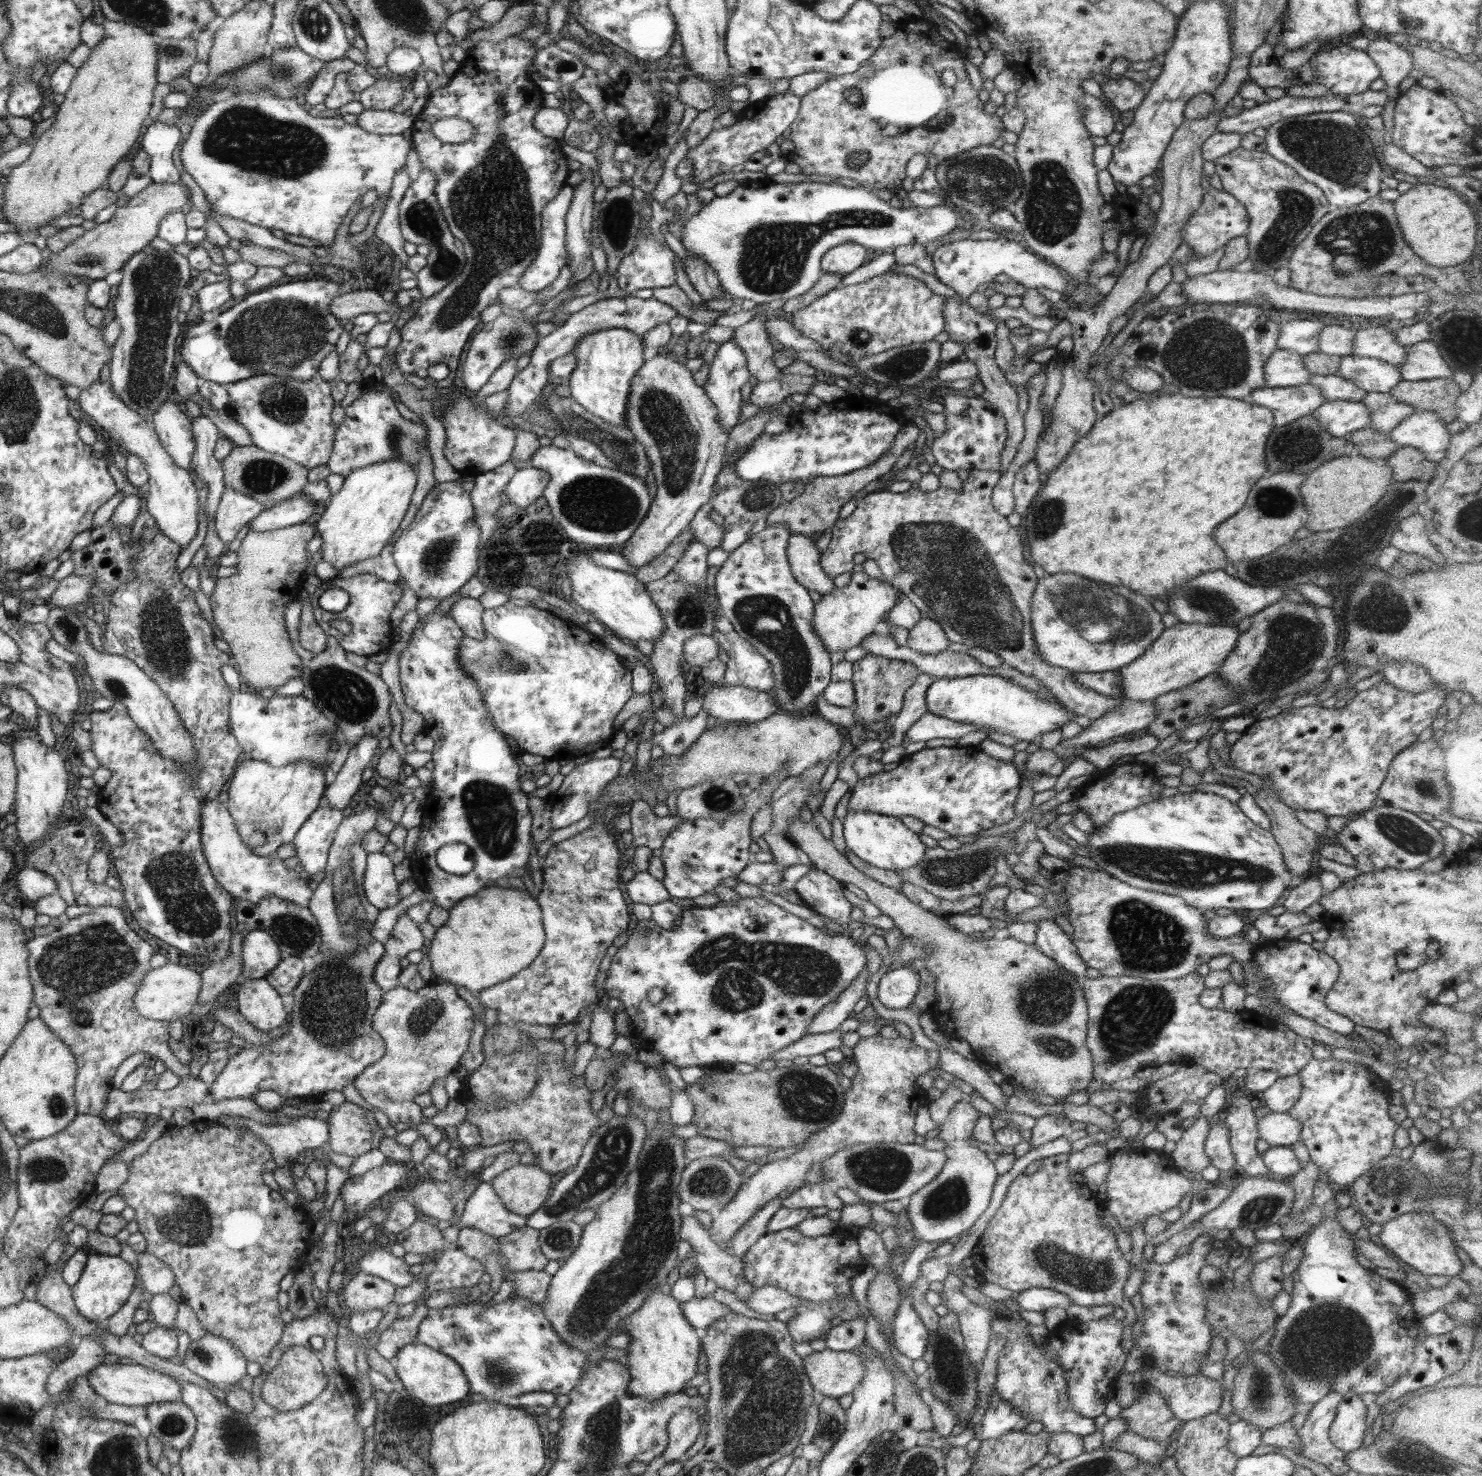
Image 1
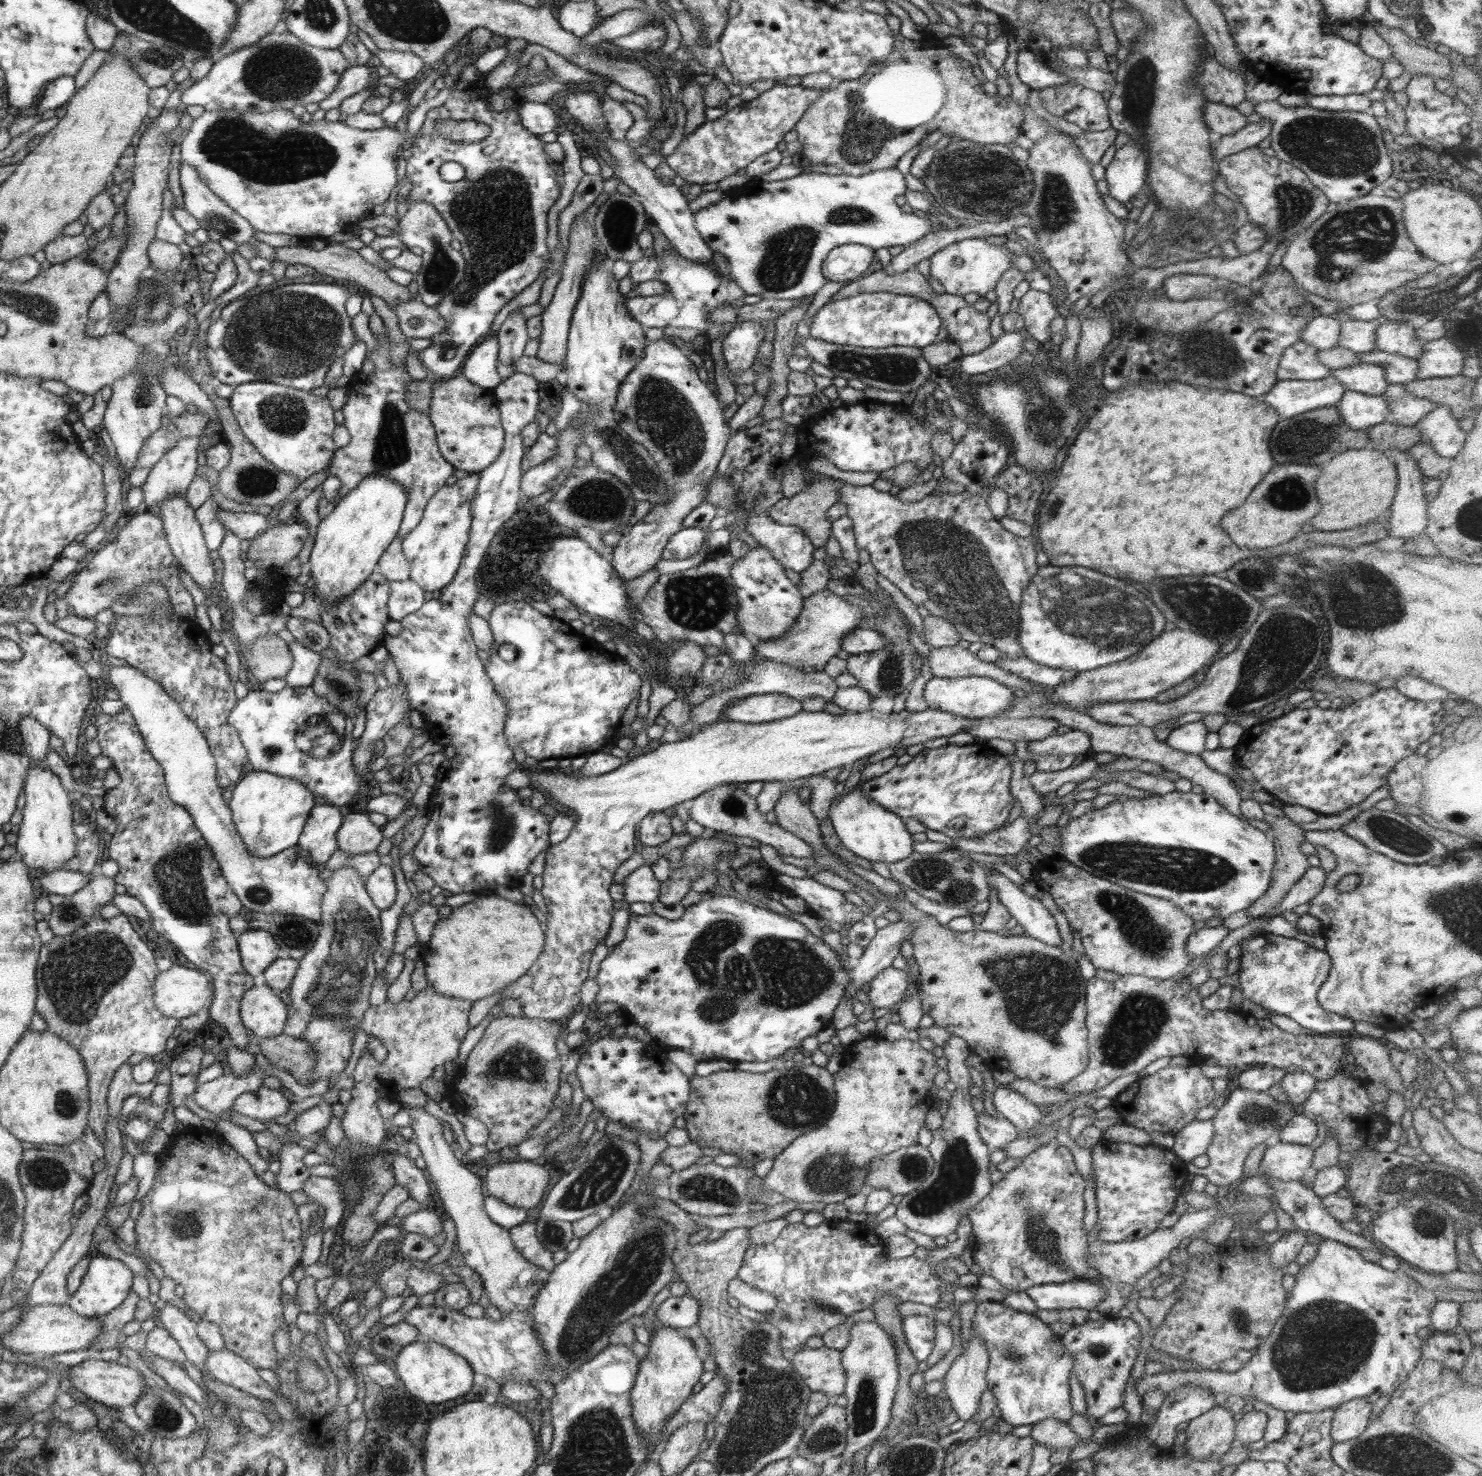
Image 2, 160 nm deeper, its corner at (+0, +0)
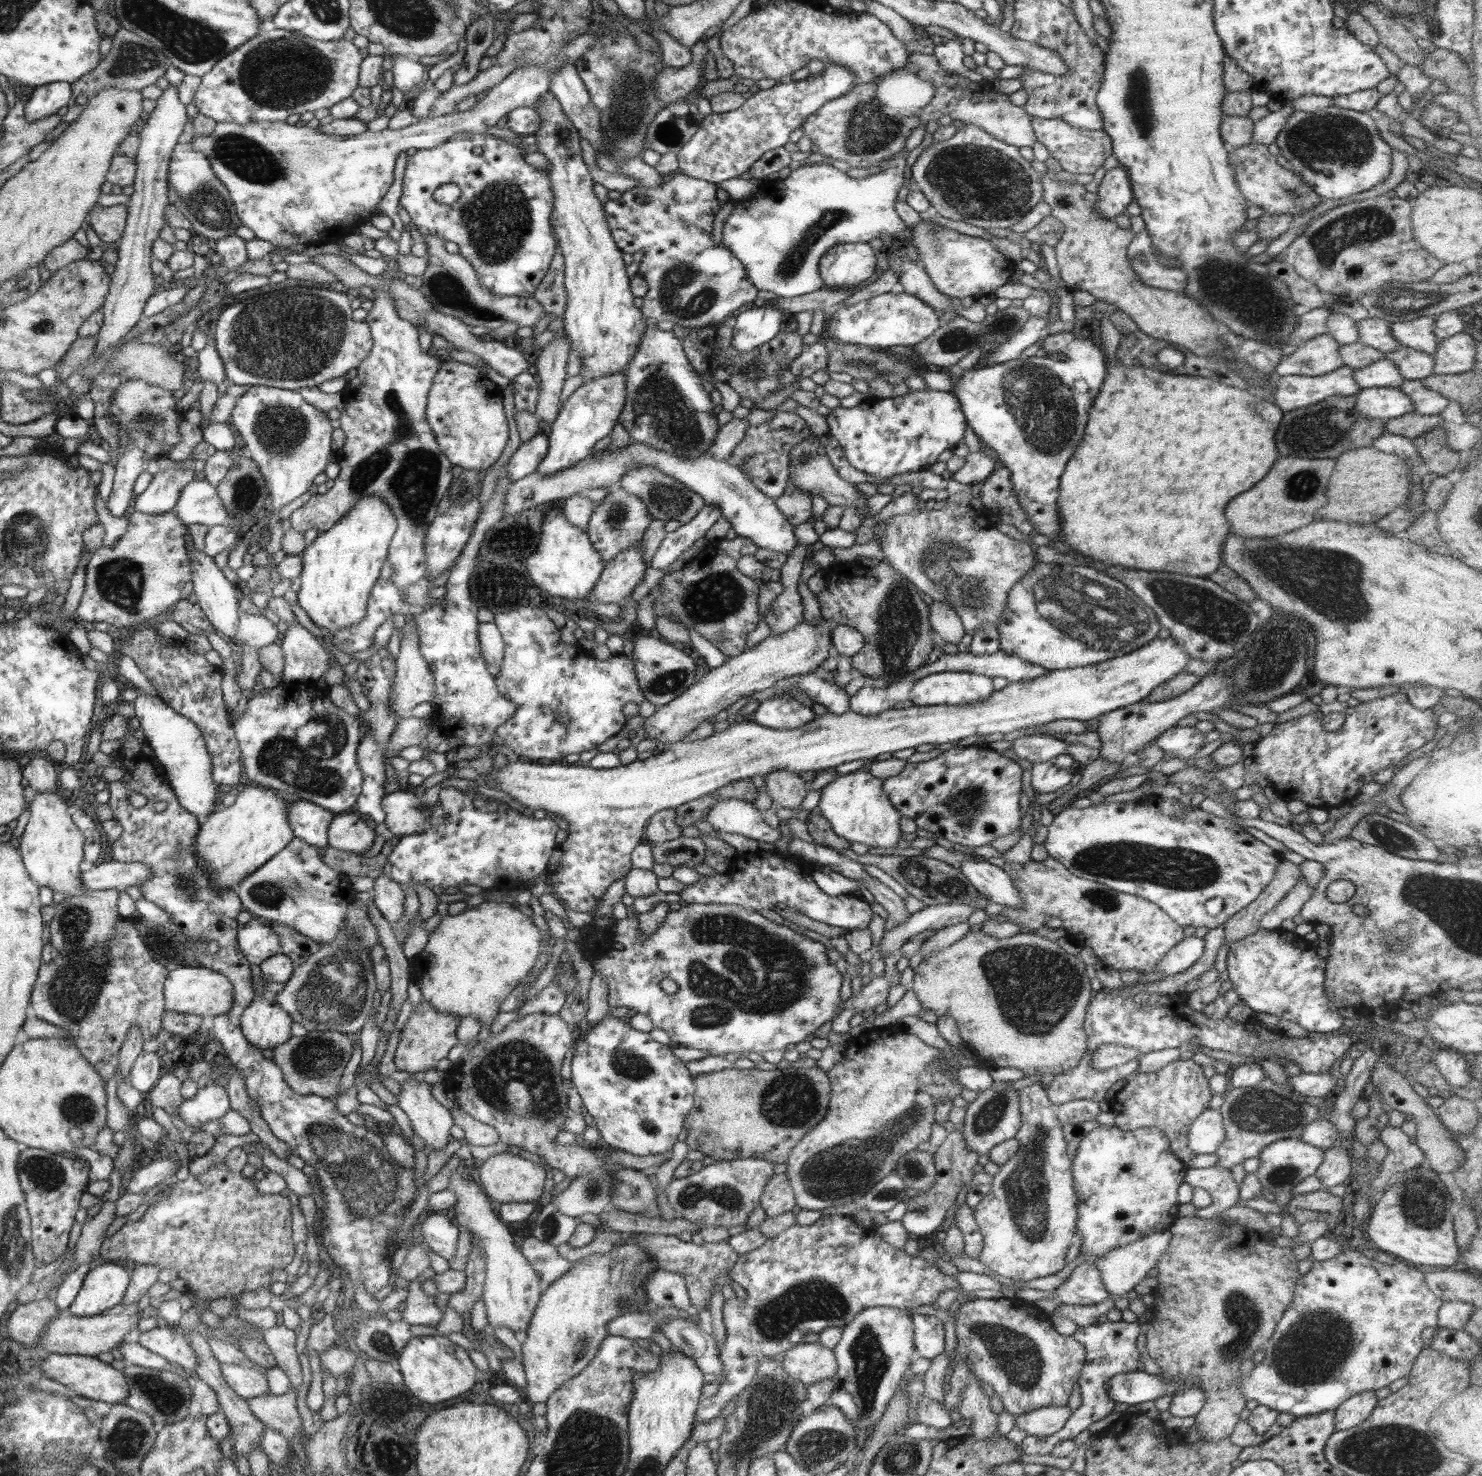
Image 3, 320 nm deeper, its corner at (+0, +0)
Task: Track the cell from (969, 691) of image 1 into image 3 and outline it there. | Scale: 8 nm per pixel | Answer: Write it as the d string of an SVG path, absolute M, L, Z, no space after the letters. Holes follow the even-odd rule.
M944 671L918 679L908 692L914 705L967 705L985 701L995 690L992 679L964 671Z

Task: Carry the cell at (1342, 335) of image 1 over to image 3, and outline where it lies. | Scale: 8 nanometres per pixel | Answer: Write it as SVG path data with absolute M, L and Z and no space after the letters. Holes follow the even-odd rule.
M1368 317L1365 320L1356 322L1356 328L1358 328L1358 340L1364 346L1376 348L1384 354L1402 348L1400 342L1392 336L1390 323L1386 320Z

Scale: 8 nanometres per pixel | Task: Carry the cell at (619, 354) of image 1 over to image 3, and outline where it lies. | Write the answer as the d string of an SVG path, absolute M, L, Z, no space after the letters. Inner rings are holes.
M549 90L535 104L543 116L543 125L533 135L538 152L544 154L550 169L554 189L552 228L564 255L564 288L567 303L562 316L562 328L570 338L571 350L576 351L582 362L582 384L612 376L626 370L639 353L639 346L646 333L646 315L632 304L631 284L628 284L622 251L611 234L604 203L596 196L592 173L582 160L575 124L570 122L559 99Z

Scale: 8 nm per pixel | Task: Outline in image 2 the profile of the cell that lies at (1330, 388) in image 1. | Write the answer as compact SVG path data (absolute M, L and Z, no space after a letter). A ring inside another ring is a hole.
M1359 364L1344 369L1330 370L1333 377L1336 377L1344 386L1344 390L1354 390L1362 392L1368 396L1384 395L1388 389L1385 374L1380 366L1376 364Z

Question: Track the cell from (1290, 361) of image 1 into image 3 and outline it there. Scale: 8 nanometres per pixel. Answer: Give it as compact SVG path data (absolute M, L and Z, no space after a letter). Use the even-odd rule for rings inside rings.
M1330 334L1304 341L1287 358L1276 365L1279 376L1302 375L1317 377L1334 372L1343 366L1340 358L1340 344Z

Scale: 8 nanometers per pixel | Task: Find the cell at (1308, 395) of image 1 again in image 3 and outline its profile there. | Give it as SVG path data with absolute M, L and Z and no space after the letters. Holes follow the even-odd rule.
M1342 366L1334 372L1311 377L1288 375L1279 378L1272 402L1284 412L1316 404L1330 396L1352 396L1360 392L1355 370Z

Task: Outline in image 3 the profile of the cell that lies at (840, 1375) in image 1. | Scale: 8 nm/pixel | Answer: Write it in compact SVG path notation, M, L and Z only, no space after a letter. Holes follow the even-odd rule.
M821 1343L796 1344L786 1351L786 1356L781 1364L781 1367L792 1378L799 1380L806 1386L824 1379L834 1379L835 1383L839 1384L838 1364L834 1352Z

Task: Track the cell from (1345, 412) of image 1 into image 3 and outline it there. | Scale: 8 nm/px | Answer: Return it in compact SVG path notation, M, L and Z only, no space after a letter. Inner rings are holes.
M1399 388L1361 389L1354 404L1364 416L1380 419L1384 423L1413 411L1412 400L1408 400Z

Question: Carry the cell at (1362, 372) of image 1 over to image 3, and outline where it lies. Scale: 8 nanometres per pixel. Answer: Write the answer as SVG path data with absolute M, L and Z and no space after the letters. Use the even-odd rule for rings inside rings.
M1402 347L1392 353L1386 353L1385 358L1396 364L1405 380L1423 380L1434 371L1433 356L1414 348Z

